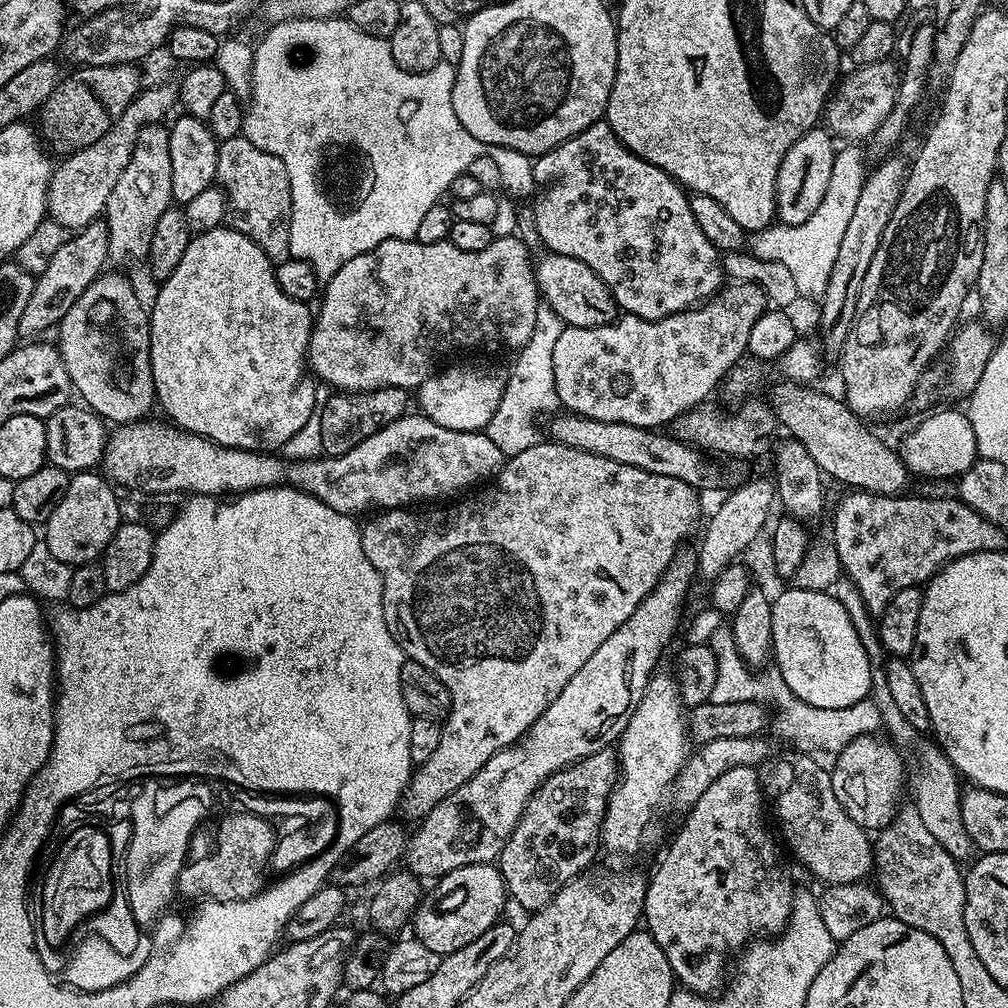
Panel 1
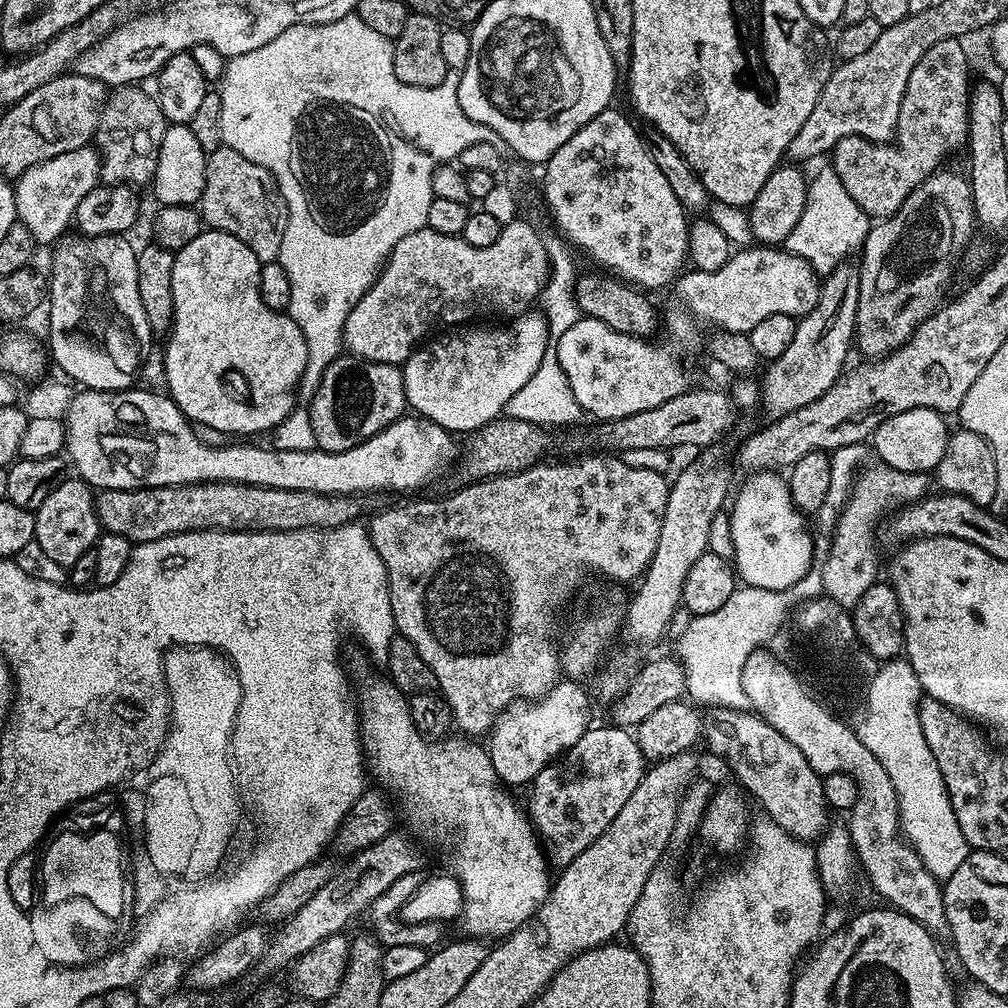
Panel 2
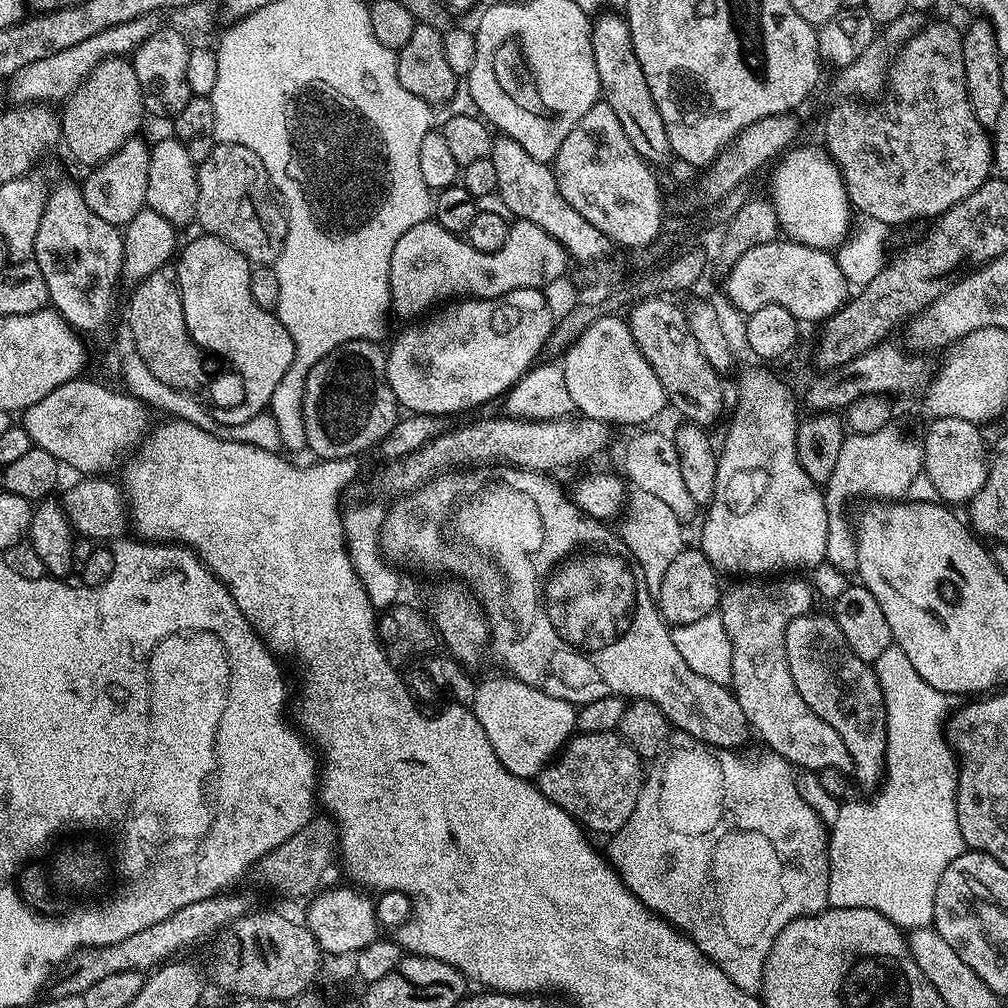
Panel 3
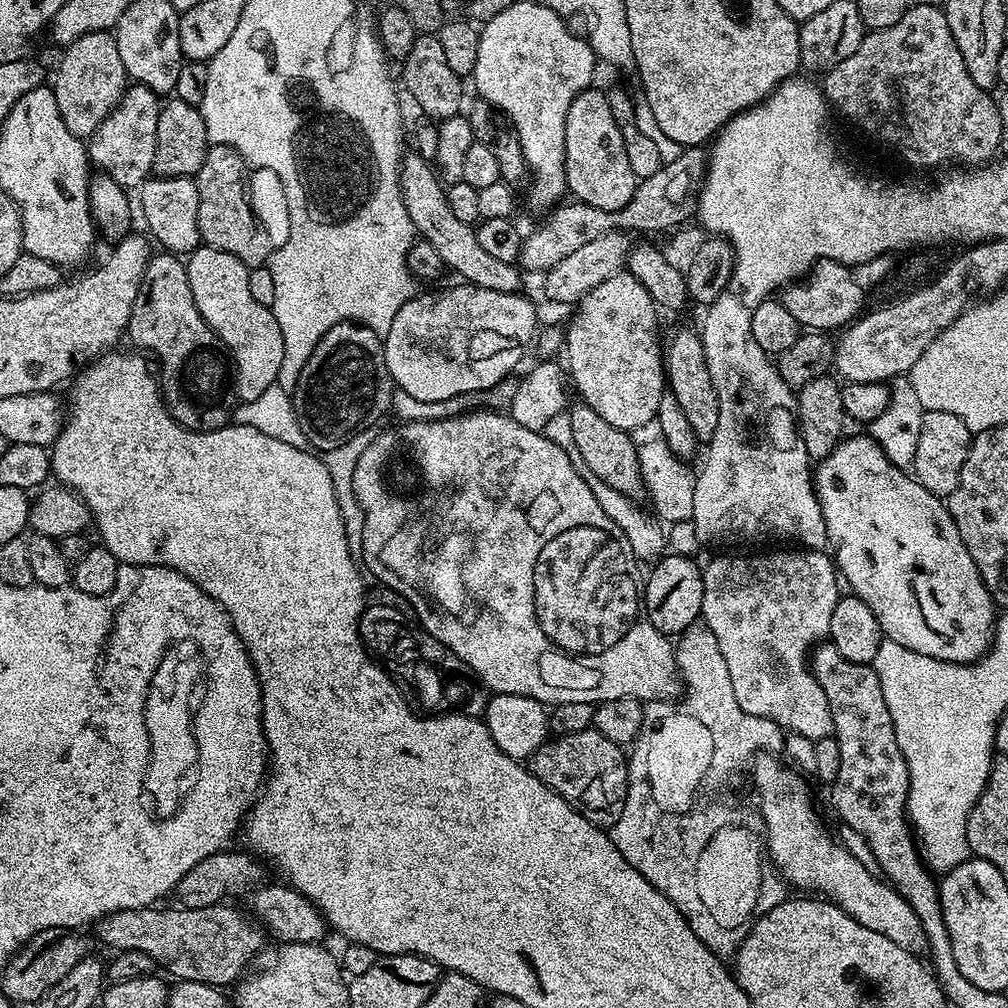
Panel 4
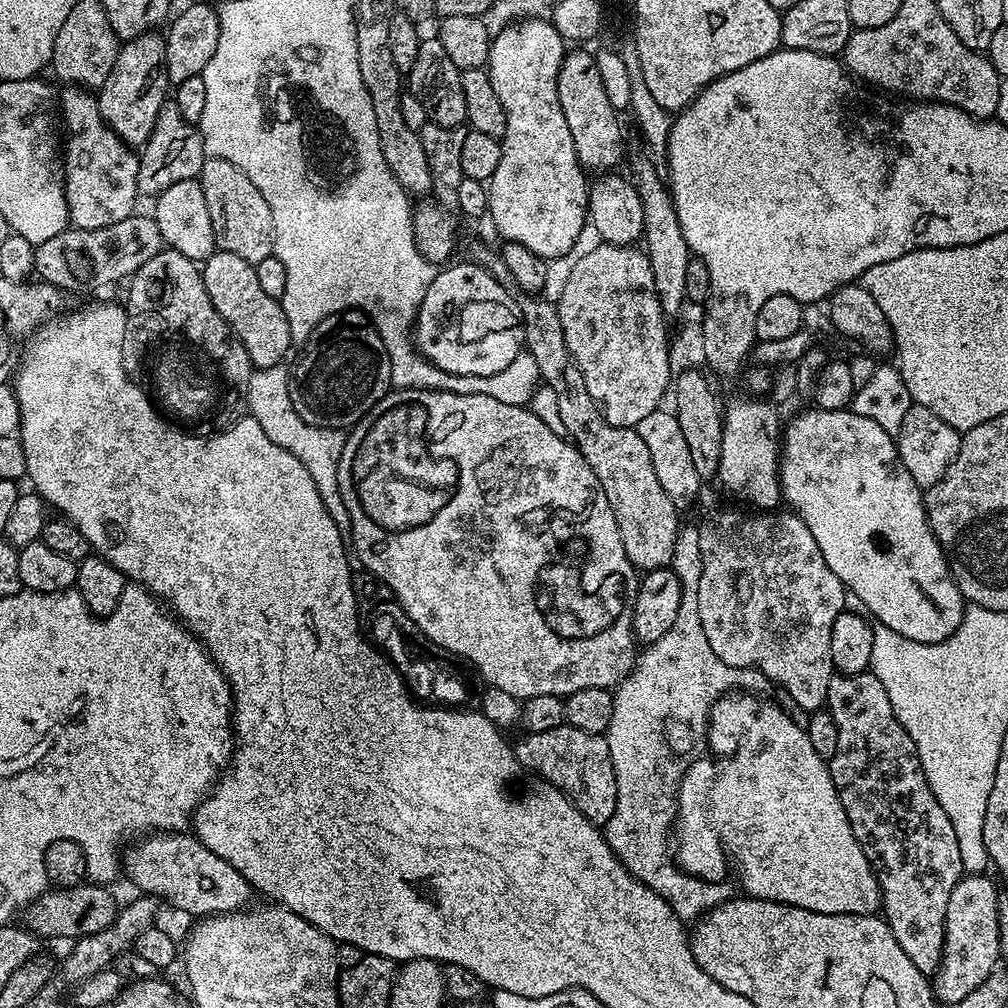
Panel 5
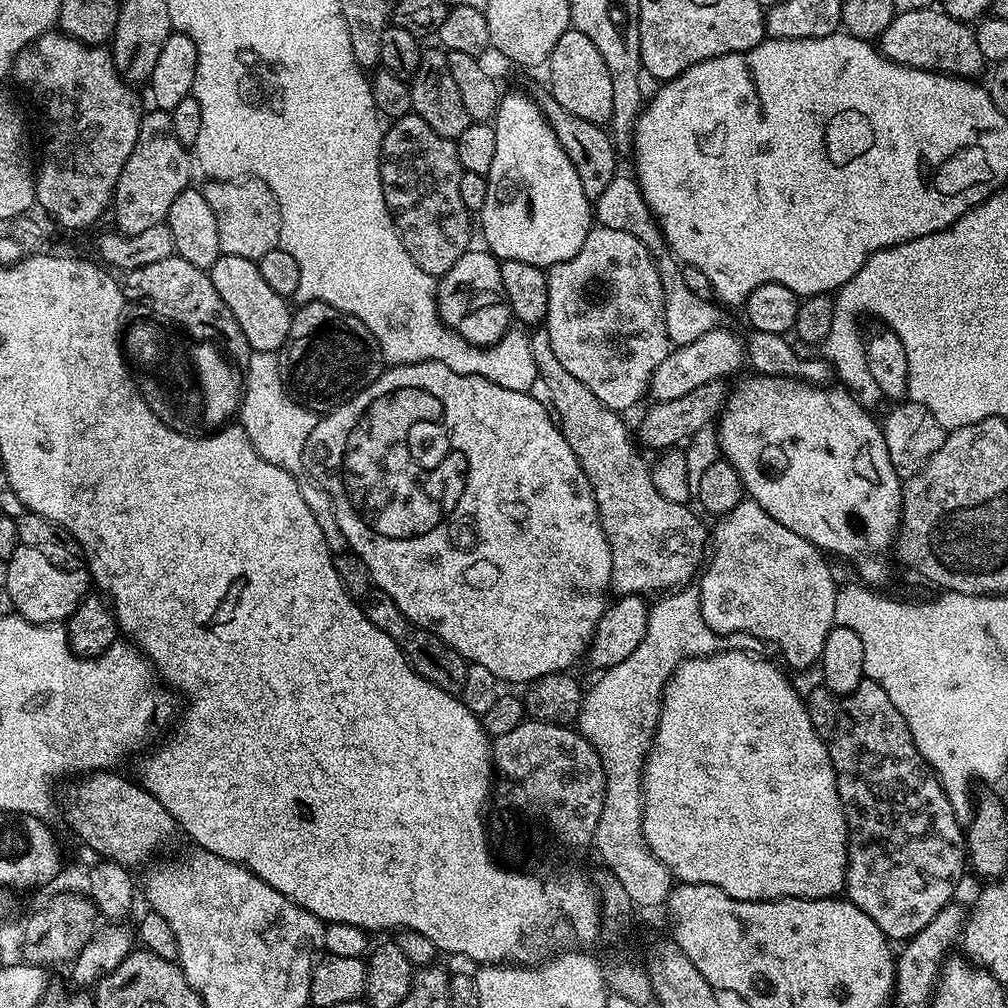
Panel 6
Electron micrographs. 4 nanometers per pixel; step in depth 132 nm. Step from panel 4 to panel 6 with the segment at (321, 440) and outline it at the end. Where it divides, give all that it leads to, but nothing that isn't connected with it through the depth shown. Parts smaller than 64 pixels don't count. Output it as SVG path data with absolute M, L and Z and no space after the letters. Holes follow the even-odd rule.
M317 300L309 304L300 304L293 311L290 334L282 349L282 372L287 383L303 397L303 404L313 412L323 414L331 412L339 404L345 404L347 400L358 395L363 388L373 384L383 374L385 367L386 361L374 334L370 334L370 330L366 330L366 326L358 322L358 318Z

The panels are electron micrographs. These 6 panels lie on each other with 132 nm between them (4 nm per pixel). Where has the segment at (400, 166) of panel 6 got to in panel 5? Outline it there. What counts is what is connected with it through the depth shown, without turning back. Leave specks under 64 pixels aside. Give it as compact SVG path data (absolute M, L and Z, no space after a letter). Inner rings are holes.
M429 122L422 125L418 131L430 166L432 190L430 198L421 199L412 209L414 238L424 258L429 260L433 266L444 266L453 259L452 251L456 248L456 227L462 223L462 217L458 211L458 182L464 180L462 138L465 129L463 127L443 128Z

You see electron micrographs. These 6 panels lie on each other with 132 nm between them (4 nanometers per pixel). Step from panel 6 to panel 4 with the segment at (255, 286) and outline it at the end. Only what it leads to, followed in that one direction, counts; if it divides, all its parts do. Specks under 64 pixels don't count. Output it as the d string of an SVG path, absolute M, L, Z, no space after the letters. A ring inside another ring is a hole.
M207 246L195 248L187 257L186 267L198 314L202 314L210 330L230 353L239 399L254 402L254 398L259 398L276 383L278 370L282 367L282 330L278 330L272 309L262 306L262 302L250 295L248 267L234 258L234 254L226 254L226 250Z

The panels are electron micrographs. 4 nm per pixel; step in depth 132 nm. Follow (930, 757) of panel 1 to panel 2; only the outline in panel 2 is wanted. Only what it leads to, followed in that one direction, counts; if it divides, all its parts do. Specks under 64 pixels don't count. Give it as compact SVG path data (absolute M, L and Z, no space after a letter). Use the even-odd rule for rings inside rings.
M881 462L867 465L855 477L850 499L838 518L831 535L830 548L821 561L823 564L820 564L822 591L825 597L850 610L858 604L862 594L877 583L876 562L870 536L874 522L884 514L886 516L893 510L904 507L905 504L923 499L929 491L928 480L930 484L929 475L925 472L900 472Z

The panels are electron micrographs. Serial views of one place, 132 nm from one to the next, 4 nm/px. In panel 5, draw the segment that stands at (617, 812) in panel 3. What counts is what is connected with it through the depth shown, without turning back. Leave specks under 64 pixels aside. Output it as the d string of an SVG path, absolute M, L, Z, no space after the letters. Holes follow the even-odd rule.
M562 723L556 729L543 730L541 733L522 735L520 741L515 741L514 751L520 763L529 772L550 781L555 788L568 795L568 800L580 811L588 821L597 826L607 824L610 814L614 814L618 802L618 786L614 774L614 762L610 758L610 746L601 734L587 732L575 728L570 723Z

